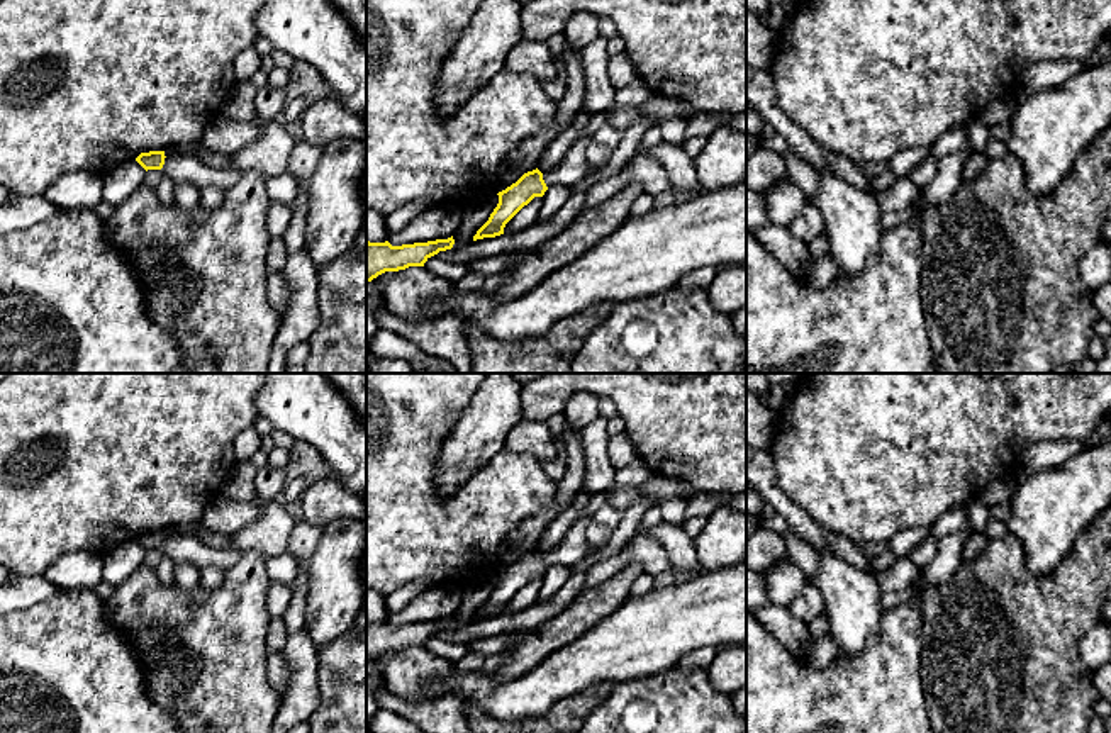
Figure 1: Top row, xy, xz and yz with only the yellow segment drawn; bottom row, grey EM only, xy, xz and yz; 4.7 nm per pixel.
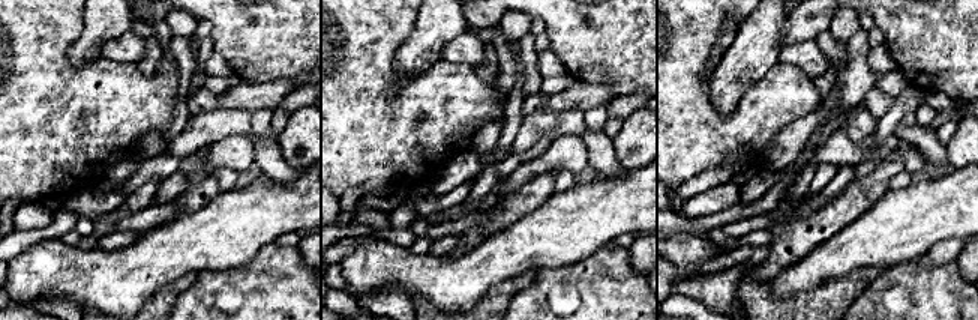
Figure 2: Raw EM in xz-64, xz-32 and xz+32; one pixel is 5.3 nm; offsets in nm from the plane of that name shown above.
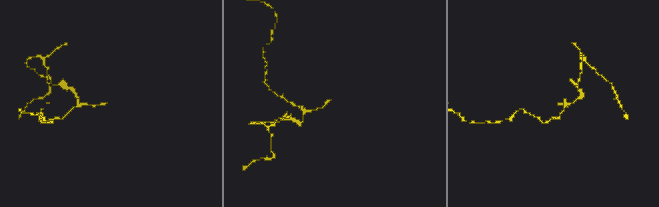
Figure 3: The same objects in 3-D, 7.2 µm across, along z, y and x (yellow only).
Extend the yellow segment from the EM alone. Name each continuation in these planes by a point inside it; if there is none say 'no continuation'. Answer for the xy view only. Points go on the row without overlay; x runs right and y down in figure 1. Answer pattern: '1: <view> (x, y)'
1: xy (184, 548)

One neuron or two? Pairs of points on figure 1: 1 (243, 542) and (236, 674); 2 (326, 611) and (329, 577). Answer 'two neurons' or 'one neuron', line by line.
1: two neurons
2: one neuron

